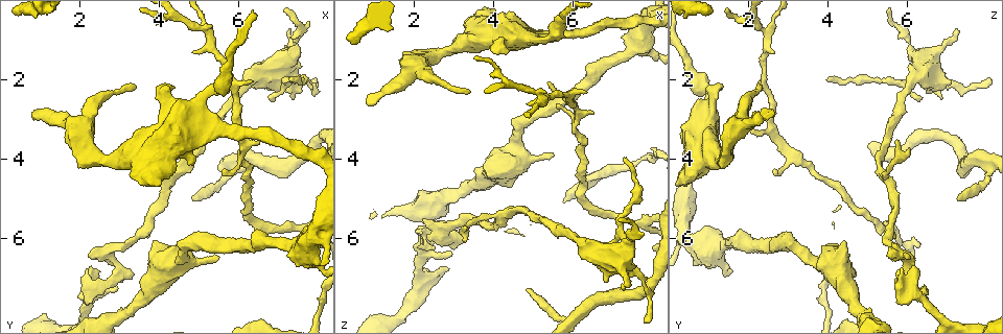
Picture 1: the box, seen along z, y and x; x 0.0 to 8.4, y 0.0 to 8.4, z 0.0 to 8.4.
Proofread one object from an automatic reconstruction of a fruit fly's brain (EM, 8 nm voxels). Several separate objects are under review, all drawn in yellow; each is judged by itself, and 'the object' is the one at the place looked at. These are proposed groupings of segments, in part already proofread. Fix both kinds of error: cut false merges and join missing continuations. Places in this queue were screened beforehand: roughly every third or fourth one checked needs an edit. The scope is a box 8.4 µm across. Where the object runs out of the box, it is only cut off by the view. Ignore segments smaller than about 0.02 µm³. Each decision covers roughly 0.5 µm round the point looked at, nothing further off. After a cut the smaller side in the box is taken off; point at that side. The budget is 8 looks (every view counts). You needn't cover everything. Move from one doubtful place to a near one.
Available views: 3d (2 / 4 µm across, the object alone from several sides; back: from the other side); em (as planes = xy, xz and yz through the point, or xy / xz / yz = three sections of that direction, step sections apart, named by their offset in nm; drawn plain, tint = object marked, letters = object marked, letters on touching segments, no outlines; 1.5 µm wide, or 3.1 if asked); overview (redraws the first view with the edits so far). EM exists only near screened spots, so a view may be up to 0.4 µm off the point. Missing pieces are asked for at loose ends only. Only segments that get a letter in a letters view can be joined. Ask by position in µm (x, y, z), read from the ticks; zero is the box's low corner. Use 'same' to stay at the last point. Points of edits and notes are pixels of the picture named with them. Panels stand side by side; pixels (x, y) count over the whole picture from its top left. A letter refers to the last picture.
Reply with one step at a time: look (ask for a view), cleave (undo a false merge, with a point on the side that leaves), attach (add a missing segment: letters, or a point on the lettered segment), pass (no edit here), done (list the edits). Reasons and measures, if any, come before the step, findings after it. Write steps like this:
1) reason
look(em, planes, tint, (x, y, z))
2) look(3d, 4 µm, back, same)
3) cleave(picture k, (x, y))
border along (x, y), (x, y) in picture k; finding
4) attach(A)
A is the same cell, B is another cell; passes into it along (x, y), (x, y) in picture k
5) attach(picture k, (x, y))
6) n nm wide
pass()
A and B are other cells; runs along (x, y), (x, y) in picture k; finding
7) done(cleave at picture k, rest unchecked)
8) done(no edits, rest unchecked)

thin end
look(em, planes, letters, (4.80, 4.95, 7.30))

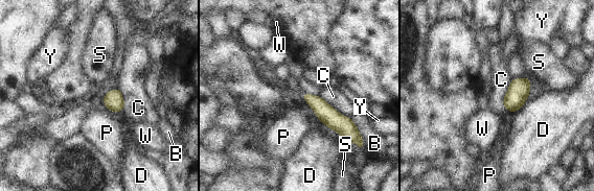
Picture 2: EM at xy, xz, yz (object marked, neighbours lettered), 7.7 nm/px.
pass()
B, C, D, P, S, W and Y are other cells; border along (106, 106), (111, 111) in picture 2; none of them fits

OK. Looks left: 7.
branch stops here
look(em, planes, letters, (3.35, 2.25, 2.30))

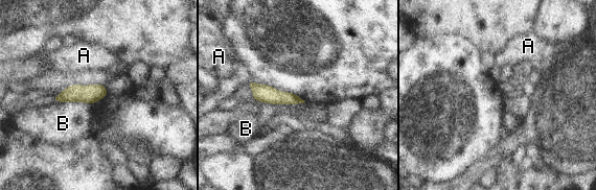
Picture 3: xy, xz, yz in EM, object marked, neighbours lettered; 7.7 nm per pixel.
B touches over 300 nm
pass()
A and B are other cells; border along (52, 99), (85, 101), (91, 104) in picture 3; none of them fits

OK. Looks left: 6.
two arms in line, one across
look(3d, 2 µm, (5.20, 0.75, 2.50))

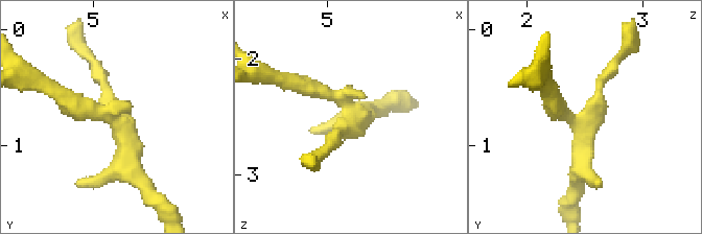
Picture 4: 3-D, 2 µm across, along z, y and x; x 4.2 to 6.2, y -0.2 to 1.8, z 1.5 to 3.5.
look(em, xz, step 8, letters, (5.20, 0.80, 2.48))

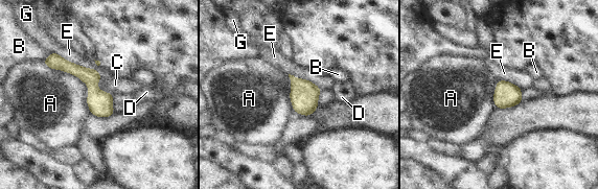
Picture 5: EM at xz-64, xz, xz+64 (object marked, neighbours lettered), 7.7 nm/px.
pass()
A, B, C, D, E and G are other cells; runs along (47, 62), (79, 71), (110, 112) in picture 5; continuous, no second neuron

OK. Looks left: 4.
done(no edits, rest unchecked)

